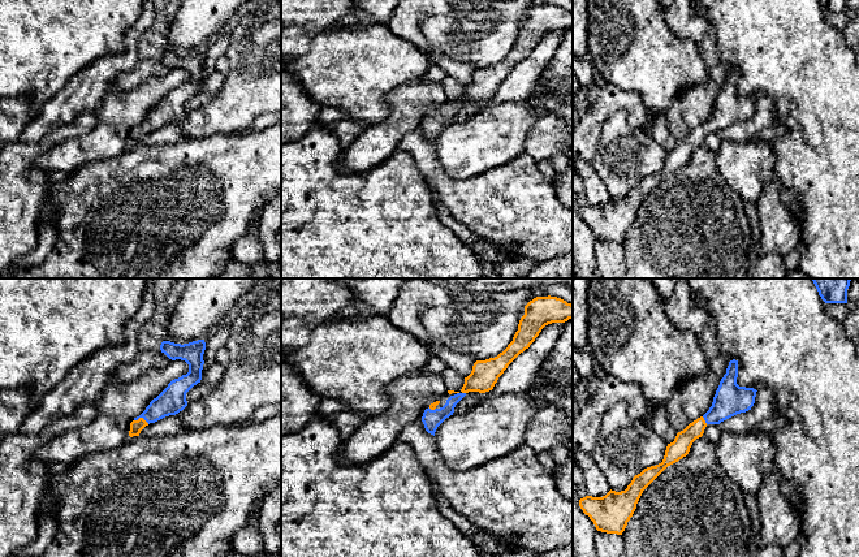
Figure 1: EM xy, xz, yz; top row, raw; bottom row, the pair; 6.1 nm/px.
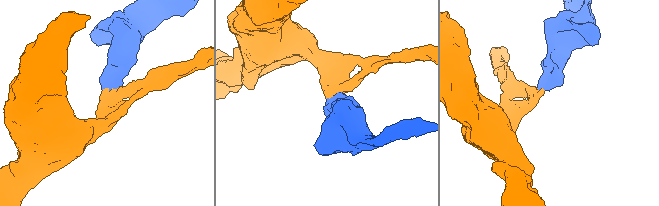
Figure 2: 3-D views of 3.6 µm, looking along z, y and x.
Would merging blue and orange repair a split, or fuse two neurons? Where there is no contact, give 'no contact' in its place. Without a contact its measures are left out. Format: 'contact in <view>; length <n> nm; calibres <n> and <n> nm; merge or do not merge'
contact in xy; length 100 nm; calibres 170 and 80 nm; merge

